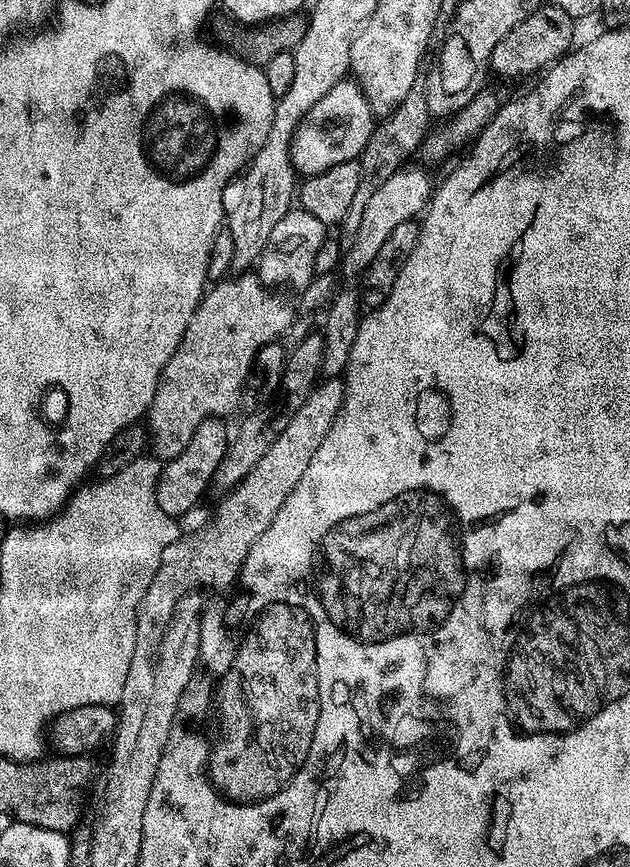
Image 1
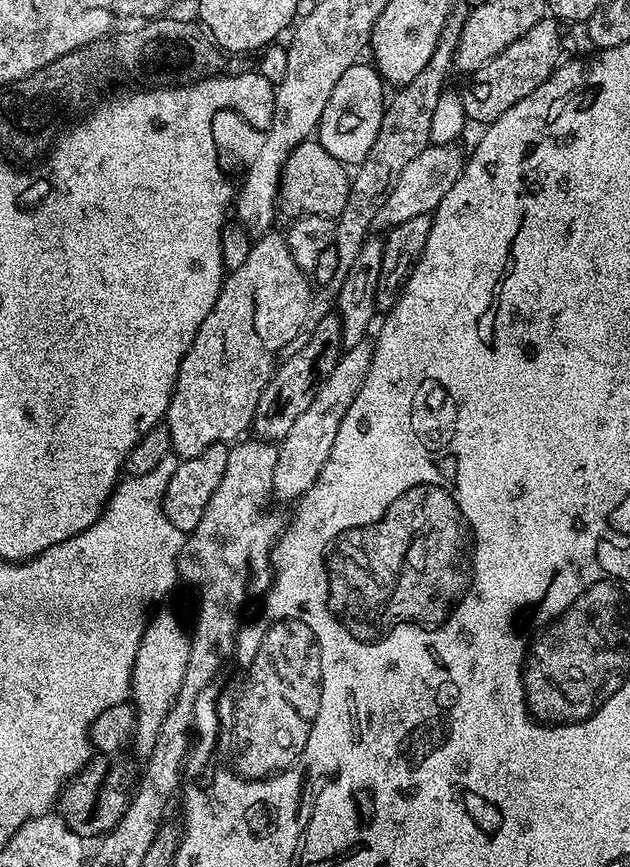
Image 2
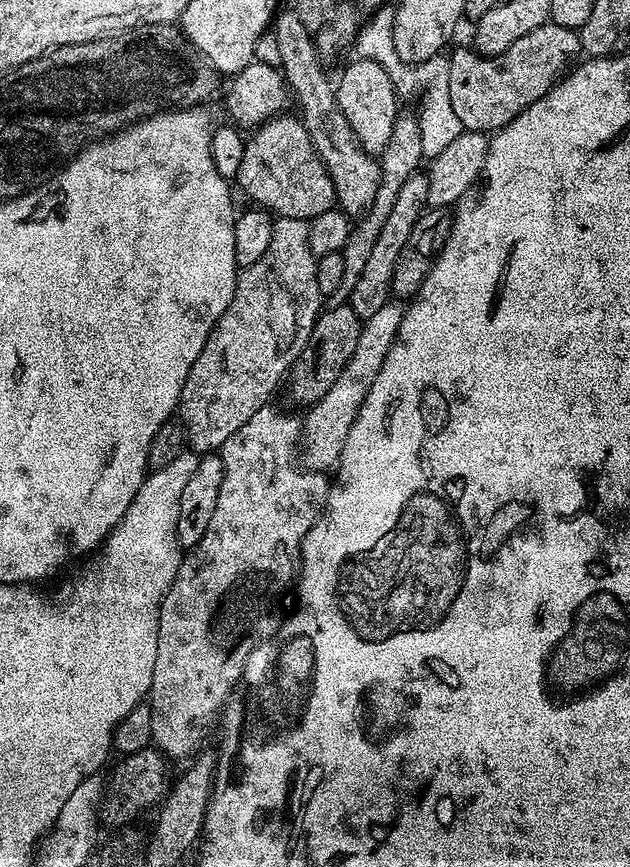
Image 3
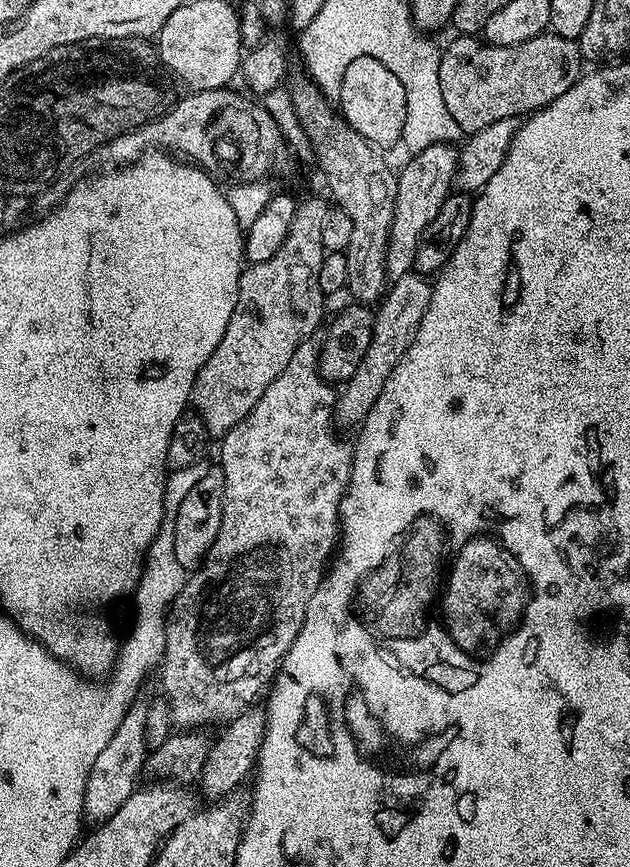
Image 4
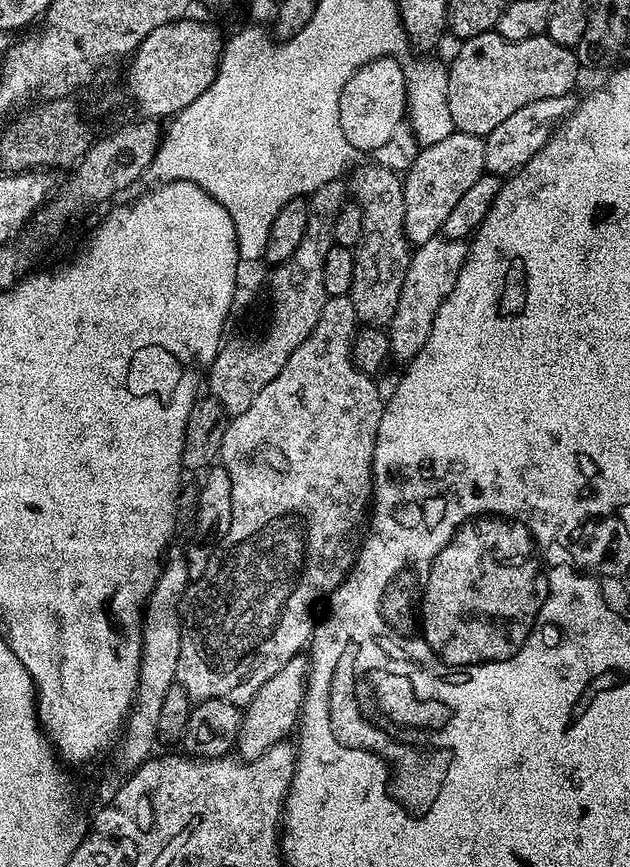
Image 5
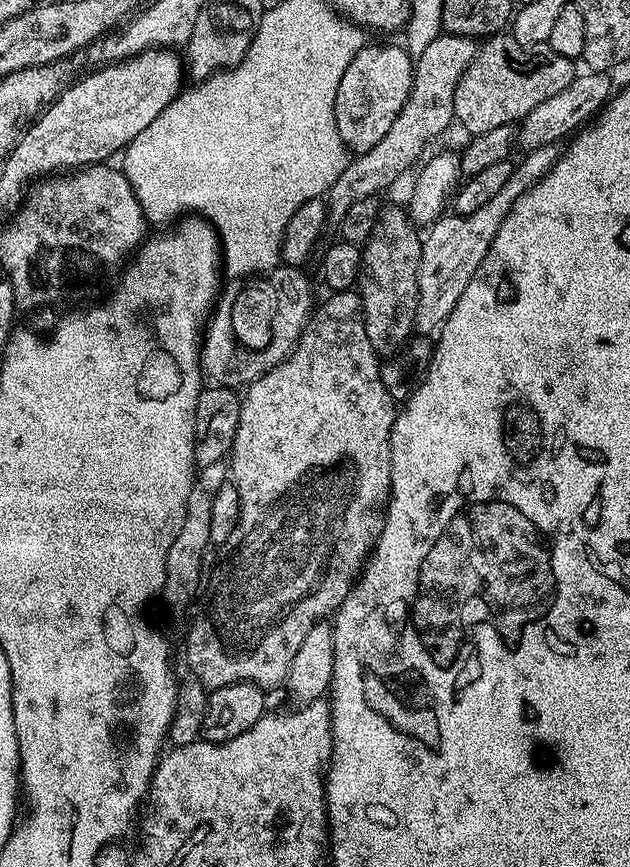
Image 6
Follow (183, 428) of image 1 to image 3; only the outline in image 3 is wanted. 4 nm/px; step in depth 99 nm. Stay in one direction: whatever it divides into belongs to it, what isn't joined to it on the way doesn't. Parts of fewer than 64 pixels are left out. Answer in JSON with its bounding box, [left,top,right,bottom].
[178,217,322,454]

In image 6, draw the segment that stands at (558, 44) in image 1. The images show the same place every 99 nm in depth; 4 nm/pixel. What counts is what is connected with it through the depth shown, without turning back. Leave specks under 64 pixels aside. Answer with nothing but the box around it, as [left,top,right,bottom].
[454,34,576,138]

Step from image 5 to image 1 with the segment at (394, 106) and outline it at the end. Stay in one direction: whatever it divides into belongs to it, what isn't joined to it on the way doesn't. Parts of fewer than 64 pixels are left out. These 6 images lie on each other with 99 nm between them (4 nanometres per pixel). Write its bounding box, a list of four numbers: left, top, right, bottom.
[292,78,374,178]

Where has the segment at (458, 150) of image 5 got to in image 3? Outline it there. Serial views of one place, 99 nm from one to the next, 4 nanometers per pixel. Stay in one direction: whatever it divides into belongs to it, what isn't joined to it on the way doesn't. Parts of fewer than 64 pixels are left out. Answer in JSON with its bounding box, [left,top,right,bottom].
[347,174,428,321]

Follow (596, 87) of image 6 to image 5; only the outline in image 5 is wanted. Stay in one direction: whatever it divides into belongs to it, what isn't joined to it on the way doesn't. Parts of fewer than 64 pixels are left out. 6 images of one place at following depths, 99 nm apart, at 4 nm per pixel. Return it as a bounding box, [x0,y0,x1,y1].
[484,94,578,178]

